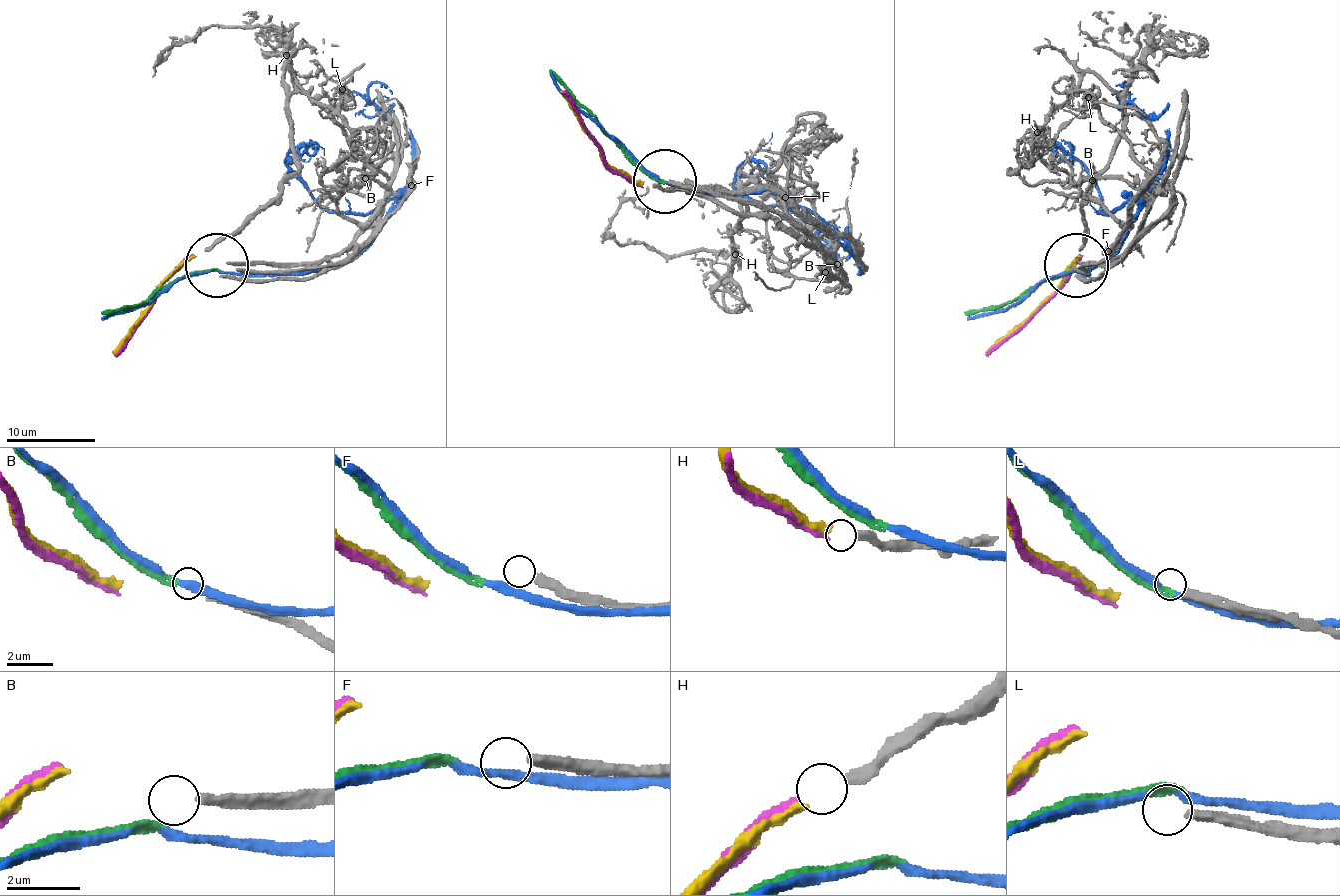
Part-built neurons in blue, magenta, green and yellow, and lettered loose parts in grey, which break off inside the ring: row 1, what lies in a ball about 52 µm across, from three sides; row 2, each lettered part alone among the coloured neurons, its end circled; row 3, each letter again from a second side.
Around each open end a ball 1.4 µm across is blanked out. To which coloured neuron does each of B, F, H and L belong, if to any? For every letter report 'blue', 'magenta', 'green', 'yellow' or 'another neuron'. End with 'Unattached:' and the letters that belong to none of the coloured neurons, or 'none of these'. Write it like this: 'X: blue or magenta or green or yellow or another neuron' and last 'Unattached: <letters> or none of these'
B: another neuron
F: another neuron
H: magenta
L: another neuron
Unattached: B, F, L

